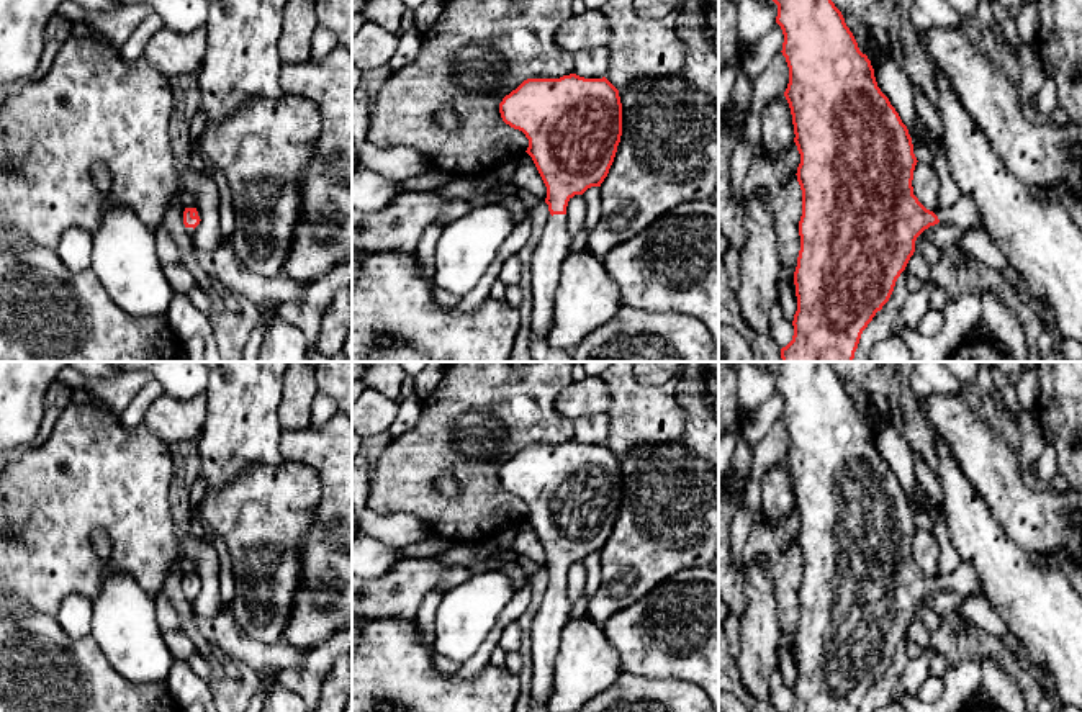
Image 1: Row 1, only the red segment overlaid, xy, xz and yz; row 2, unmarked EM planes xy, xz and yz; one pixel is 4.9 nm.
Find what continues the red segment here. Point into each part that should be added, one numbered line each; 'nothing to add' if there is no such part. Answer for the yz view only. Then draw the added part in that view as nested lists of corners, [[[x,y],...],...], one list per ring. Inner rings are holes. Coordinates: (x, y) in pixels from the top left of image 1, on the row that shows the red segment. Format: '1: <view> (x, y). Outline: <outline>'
1: yz (964, 215). Outline: [[[961,195],[951,208],[941,210],[938,219],[940,223],[951,224],[963,232],[972,229],[984,232],[977,205],[964,195]]]

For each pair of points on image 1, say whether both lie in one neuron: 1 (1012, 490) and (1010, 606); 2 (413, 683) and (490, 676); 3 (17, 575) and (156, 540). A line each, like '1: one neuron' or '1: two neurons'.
1: two neurons
2: one neuron
3: one neuron

